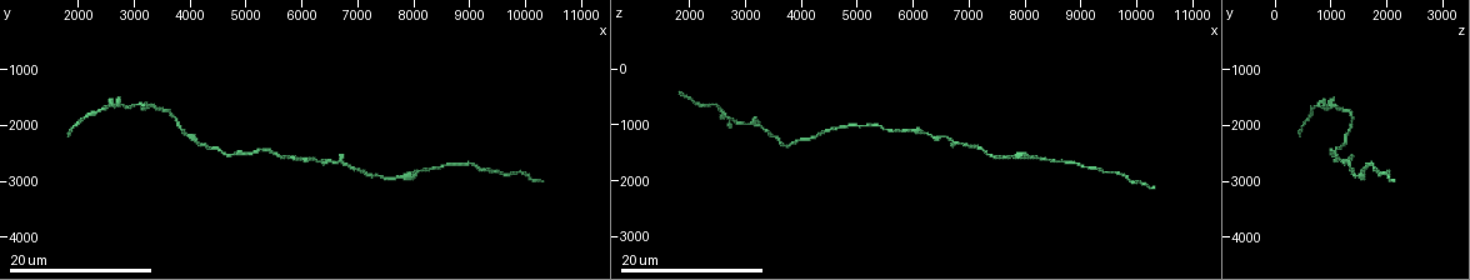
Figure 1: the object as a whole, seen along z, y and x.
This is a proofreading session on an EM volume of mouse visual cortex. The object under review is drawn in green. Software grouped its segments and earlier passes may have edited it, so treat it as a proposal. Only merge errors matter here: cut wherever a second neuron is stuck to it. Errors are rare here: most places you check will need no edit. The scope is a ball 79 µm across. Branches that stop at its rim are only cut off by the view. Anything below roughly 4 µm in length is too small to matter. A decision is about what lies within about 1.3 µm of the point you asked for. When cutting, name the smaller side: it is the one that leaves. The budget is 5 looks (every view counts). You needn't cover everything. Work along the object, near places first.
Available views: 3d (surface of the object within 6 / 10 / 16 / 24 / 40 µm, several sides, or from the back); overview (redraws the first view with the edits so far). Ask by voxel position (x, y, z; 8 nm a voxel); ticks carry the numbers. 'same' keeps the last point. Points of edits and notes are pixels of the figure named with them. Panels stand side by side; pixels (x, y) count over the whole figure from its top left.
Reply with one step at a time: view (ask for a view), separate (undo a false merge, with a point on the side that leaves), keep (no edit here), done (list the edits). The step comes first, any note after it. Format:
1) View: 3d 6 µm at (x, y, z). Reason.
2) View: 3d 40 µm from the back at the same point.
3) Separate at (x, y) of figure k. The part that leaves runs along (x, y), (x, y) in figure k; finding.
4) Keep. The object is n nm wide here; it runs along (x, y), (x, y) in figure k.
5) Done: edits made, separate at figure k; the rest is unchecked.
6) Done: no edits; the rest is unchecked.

View: 3d 16 µm at (2850, 1600, 950). Three-way junction.

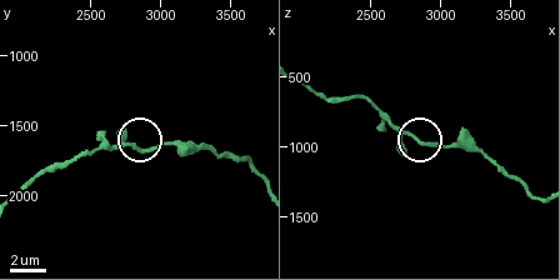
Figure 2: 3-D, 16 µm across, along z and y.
View: 3d 6 µm at (2800, 1660, 960).

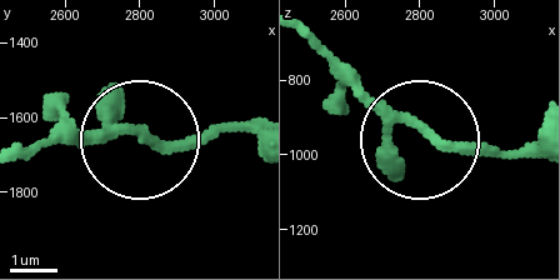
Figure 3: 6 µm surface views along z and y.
Keep. 3 arms meet here; it runs along (530, 151), (423, 135), (319, 48) in figure 3; all the same neuron.

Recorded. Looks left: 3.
View: 3d 16 µm at (3300, 1700, 1050). Calibre changes.

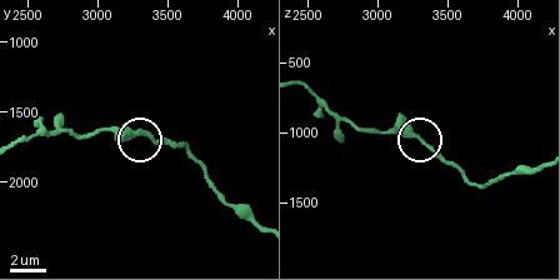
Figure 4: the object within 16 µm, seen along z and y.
View: 3d 10 µm at (3340, 1640, 1080).

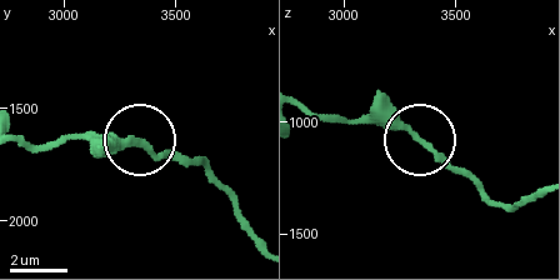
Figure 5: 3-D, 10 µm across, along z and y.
View: 3d 10 µm from the back at (3330, 1660, 1070). Other side.

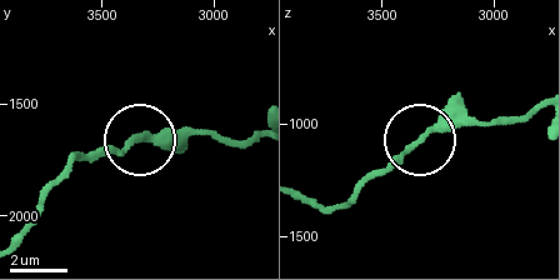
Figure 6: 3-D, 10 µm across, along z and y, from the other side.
Keep. It runs along (300, 196), (316, 208), (343, 205), (429, 134), (484, 123) in figure 6; all the same neuron.

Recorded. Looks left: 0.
Done: no edits; the rest is unchecked.

